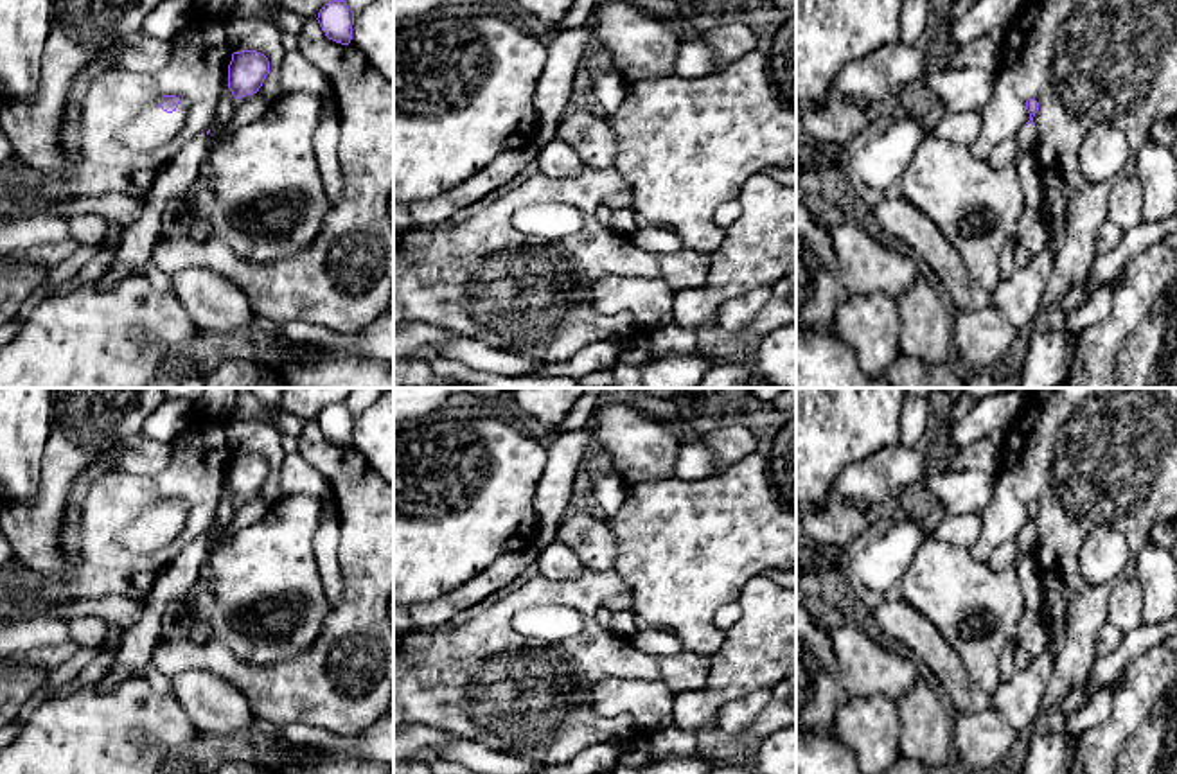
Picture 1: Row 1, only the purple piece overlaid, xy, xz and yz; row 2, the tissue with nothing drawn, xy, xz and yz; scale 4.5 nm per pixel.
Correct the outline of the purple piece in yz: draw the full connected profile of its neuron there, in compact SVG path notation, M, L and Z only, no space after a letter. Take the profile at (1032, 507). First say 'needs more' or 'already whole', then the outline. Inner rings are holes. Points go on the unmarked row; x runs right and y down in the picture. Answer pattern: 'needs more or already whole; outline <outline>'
needs more; outline M1028 501L1026 512L1030 515L1030 523L1017 537L1015 564L1021 564L1022 560L1033 559L1031 546L1035 544L1035 539L1037 539L1037 532L1033 528L1033 519L1039 514L1039 505L1035 501Z

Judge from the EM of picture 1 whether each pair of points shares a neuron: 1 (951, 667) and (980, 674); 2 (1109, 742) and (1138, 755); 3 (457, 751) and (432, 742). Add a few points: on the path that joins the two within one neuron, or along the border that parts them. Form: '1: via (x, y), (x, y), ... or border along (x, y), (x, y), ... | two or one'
1: border along (942, 634), (965, 674), (991, 694) | two
2: border along (1149, 713), (1118, 755) | two
3: border along (455, 735), (439, 755) | two

